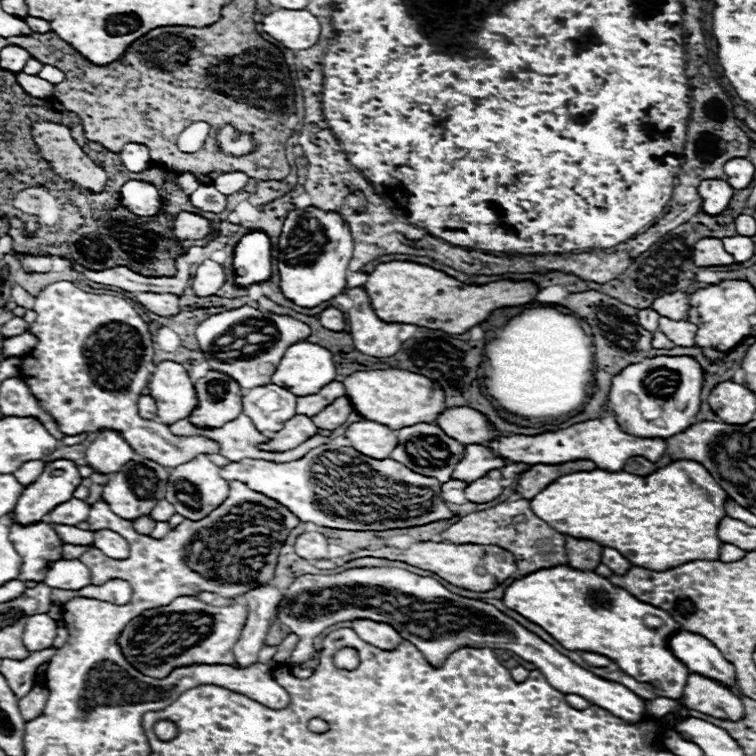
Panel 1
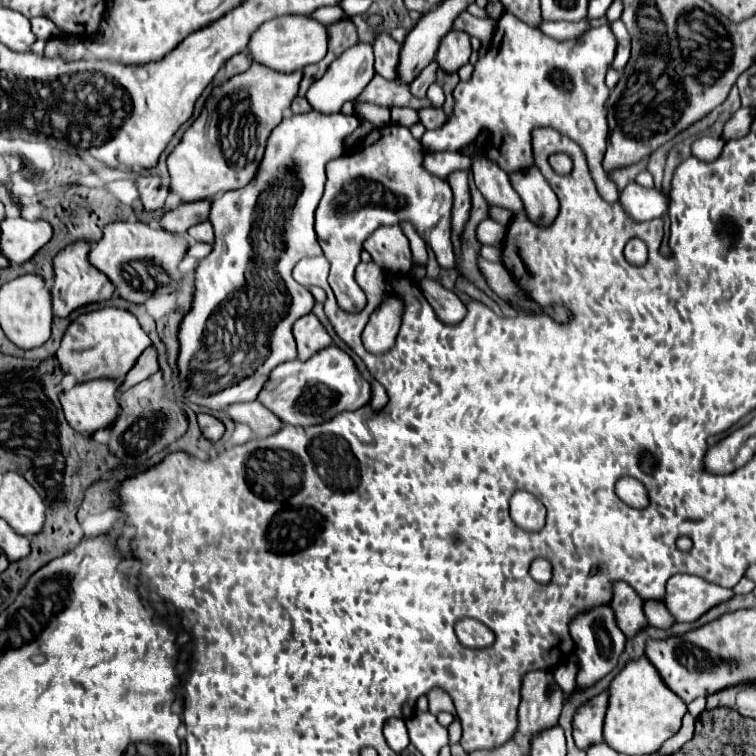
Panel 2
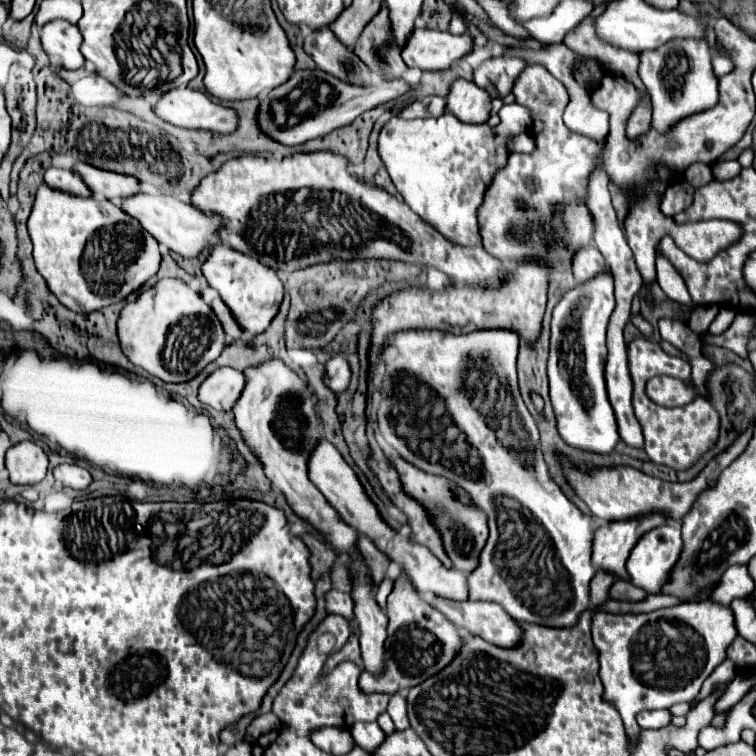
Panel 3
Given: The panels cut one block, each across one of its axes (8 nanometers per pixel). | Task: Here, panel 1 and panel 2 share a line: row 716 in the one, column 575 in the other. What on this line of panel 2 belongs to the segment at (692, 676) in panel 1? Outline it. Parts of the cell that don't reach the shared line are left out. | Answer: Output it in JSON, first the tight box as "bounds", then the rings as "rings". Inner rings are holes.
{"bounds":[574,694,608,750],"rings":[[[600,694],[592,698],[588,704],[580,708],[574,716],[574,740],[576,746],[586,750],[598,742],[602,742],[602,724],[608,708],[608,694]]]}

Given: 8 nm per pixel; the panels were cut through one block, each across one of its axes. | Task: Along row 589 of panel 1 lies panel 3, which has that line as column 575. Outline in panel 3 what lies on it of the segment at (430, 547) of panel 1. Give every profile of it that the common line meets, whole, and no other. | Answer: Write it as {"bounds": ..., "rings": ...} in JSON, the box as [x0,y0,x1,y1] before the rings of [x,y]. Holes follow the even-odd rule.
{"bounds":[556,420,754,527],"rings":[[[754,420],[752,424],[746,428],[746,432],[738,434],[736,440],[718,456],[714,456],[706,468],[690,482],[666,482],[660,478],[652,478],[632,466],[588,466],[588,470],[578,468],[568,456],[556,452],[556,458],[562,466],[562,474],[566,478],[566,482],[572,486],[572,490],[576,492],[578,498],[582,498],[588,506],[588,510],[592,512],[594,525],[597,527],[602,522],[620,521],[624,518],[632,518],[644,512],[652,512],[652,510],[660,510],[660,512],[668,512],[670,518],[674,522],[680,522],[680,516],[684,516],[684,512],[688,512],[688,506],[692,504],[692,500],[696,500],[696,496],[706,488],[712,486],[718,478],[718,474],[732,464],[732,460],[736,460],[748,446],[750,438],[752,438],[752,430],[754,430]]]}

